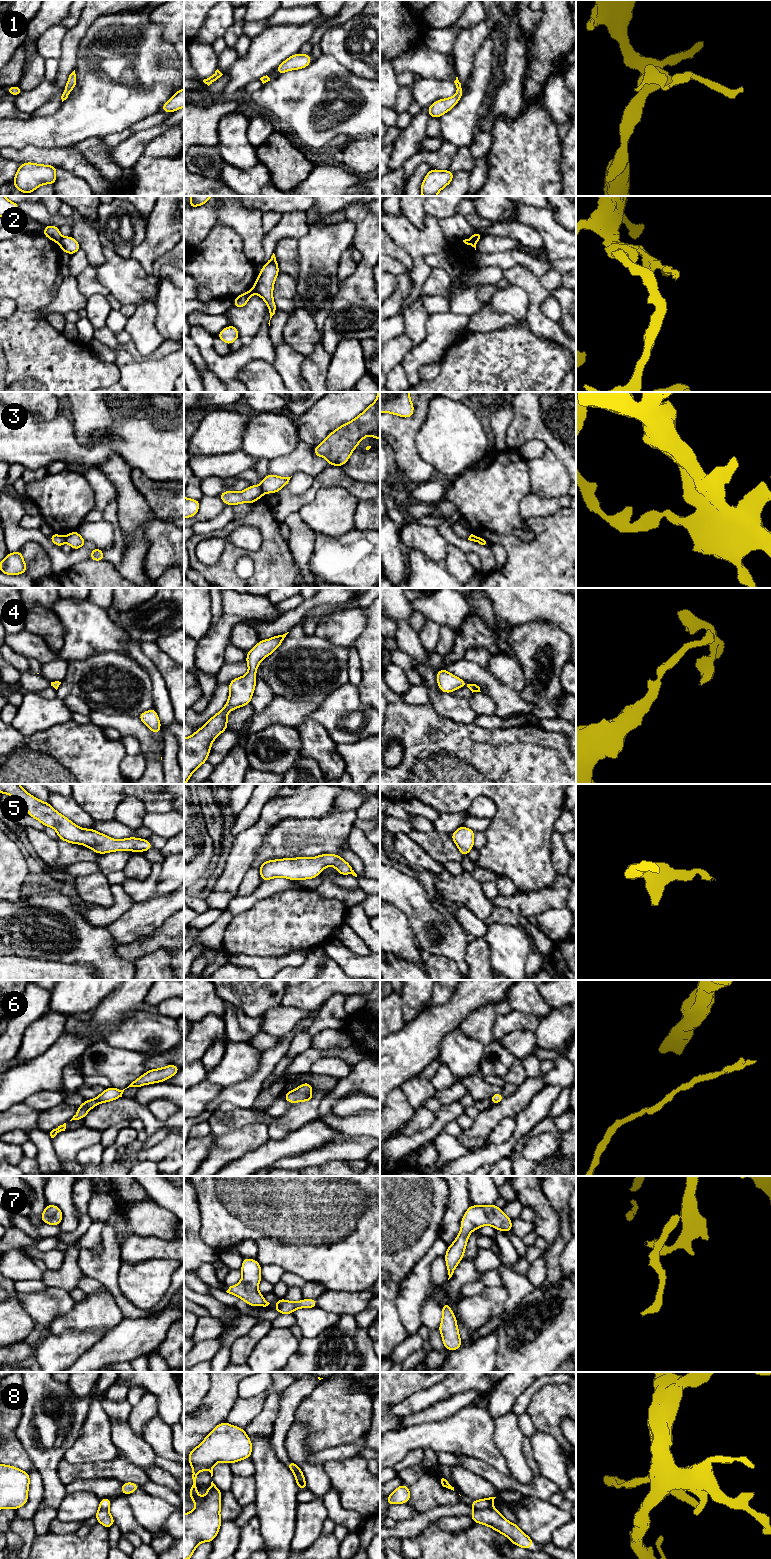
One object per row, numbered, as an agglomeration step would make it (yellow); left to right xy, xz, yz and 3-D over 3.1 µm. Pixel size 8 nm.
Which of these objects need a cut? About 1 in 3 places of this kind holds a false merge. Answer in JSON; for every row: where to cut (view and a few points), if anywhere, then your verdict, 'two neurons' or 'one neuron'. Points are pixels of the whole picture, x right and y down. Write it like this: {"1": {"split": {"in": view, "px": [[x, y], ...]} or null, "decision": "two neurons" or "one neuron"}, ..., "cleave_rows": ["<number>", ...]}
{"1": {"split": null, "decision": "one neuron"}, "2": {"split": {"in": "xz", "px": [[254, 286], [257, 292]]}, "decision": "two neurons"}, "3": {"split": {"in": "xz", "px": [[259, 486], [264, 492]]}, "decision": "two neurons"}, "4": {"split": null, "decision": "one neuron"}, "5": {"split": null, "decision": "one neuron"}, "6": {"split": null, "decision": "one neuron"}, "7": {"split": null, "decision": "one neuron"}, "8": {"split": {"in": "yz", "px": [[491, 1507], [474, 1510]]}, "decision": "two neurons"}, "cleave_rows": ["2", "3", "8"]}

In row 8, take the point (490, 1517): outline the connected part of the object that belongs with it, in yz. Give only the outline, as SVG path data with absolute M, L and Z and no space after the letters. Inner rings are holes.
M493 1508L474 1510L470 1517L474 1523L491 1527L509 1538L511 1543L526 1550L529 1550L530 1546L535 1543L517 1524L511 1523L502 1516L500 1511Z

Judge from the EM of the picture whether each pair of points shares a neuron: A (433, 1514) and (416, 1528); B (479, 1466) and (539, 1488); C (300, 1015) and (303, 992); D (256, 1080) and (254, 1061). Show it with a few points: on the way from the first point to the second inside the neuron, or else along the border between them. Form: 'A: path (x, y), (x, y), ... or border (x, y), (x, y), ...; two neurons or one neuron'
A: path (429, 1517), (420, 1524); one neuron
B: path (494, 1477), (500, 1481), (524, 1488); one neuron
C: border (281, 1004), (310, 1011); two neurons
D: border (263, 1051), (260, 1068), (250, 1078), (234, 1084); two neurons

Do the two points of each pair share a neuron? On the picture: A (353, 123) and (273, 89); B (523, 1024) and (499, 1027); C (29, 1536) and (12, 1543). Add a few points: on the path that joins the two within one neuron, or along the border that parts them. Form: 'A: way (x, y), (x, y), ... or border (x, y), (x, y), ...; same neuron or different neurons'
A: way (333, 124), (314, 125), (293, 106); same neuron
B: way (517, 1024), (505, 1024); same neuron
C: border (10, 1530), (19, 1536), (21, 1548); different neurons

